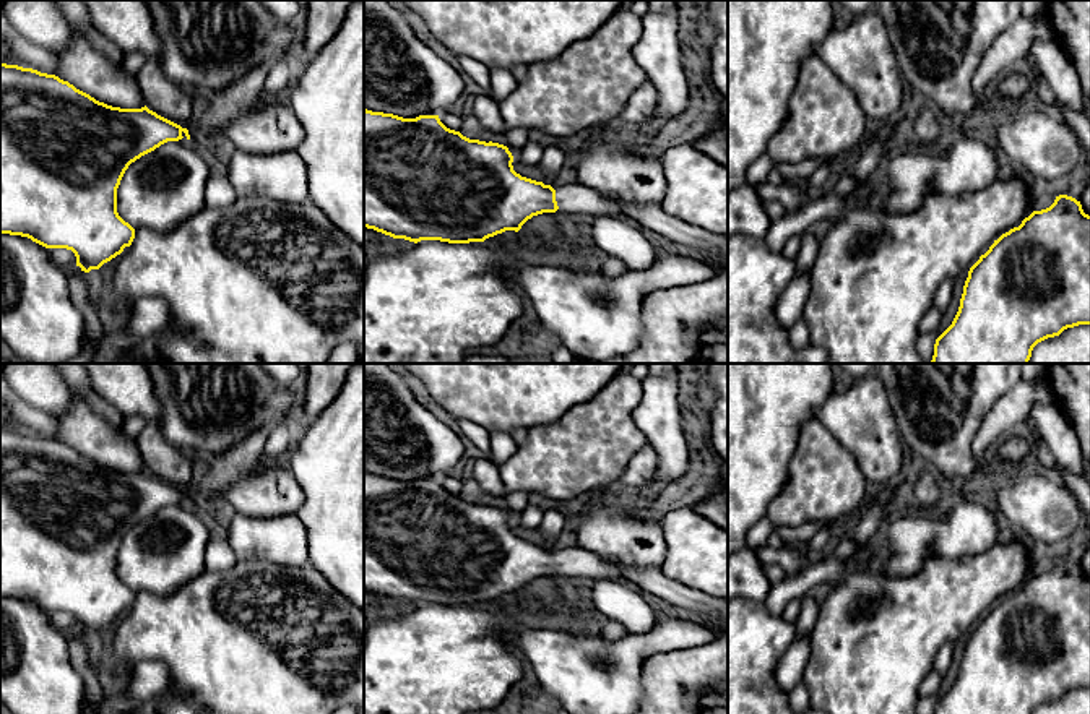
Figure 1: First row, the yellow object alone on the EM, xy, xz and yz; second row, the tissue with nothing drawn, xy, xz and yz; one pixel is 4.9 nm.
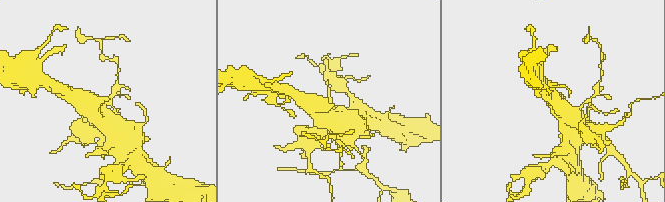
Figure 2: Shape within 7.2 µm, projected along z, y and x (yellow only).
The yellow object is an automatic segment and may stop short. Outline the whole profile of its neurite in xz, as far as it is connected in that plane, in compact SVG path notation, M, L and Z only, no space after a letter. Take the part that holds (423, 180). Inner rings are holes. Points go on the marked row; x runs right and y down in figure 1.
M364 109L364 227L393 239L409 242L440 240L448 243L484 242L505 230L518 232L533 216L543 213L564 213L572 219L593 219L598 216L627 216L637 221L651 235L661 235L694 248L705 256L728 256L728 235L712 234L697 226L686 224L668 214L661 204L632 206L606 196L598 190L567 177L552 185L544 185L513 170L513 156L507 146L469 140L460 131L447 128L439 115L403 118L393 114Z

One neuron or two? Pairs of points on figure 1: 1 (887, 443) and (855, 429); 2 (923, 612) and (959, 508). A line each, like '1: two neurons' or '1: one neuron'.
1: one neuron
2: two neurons

